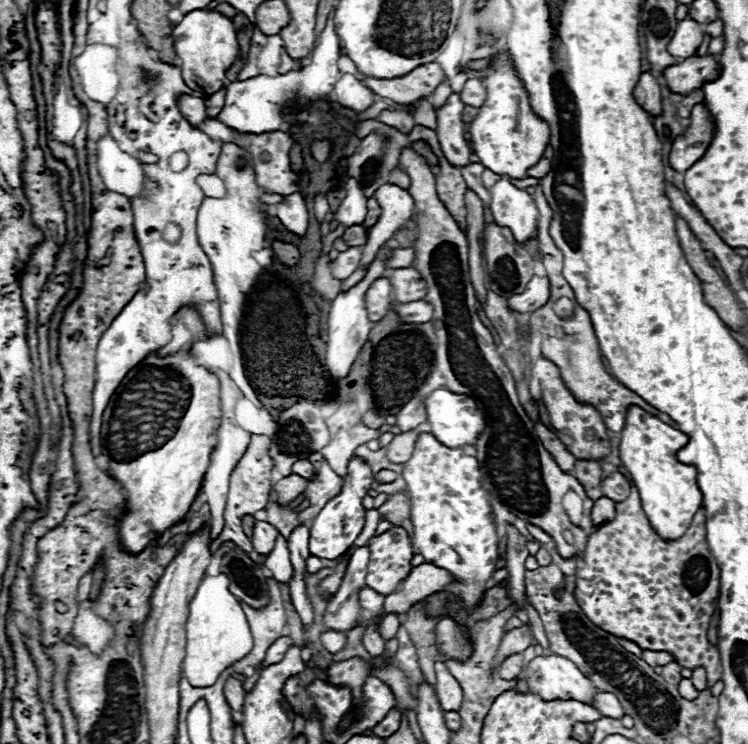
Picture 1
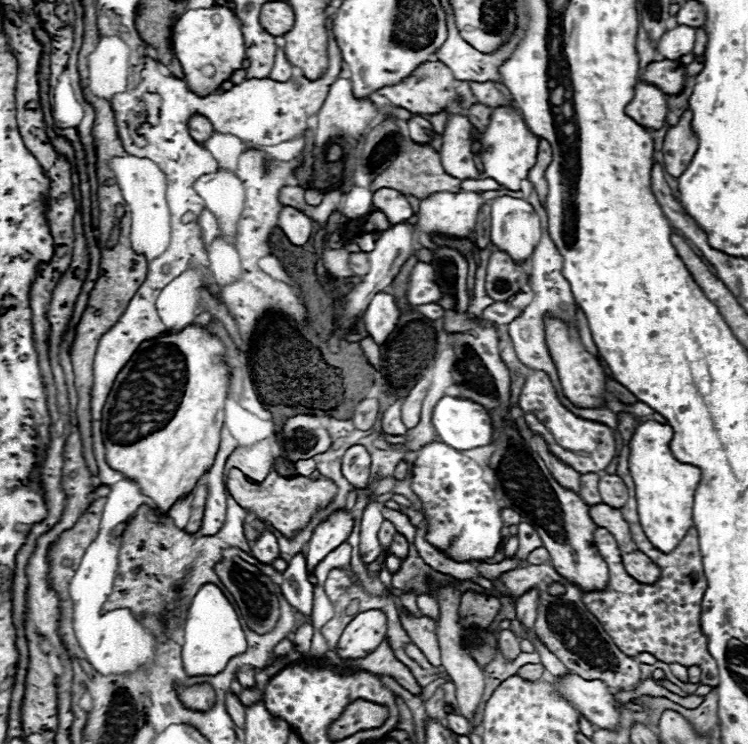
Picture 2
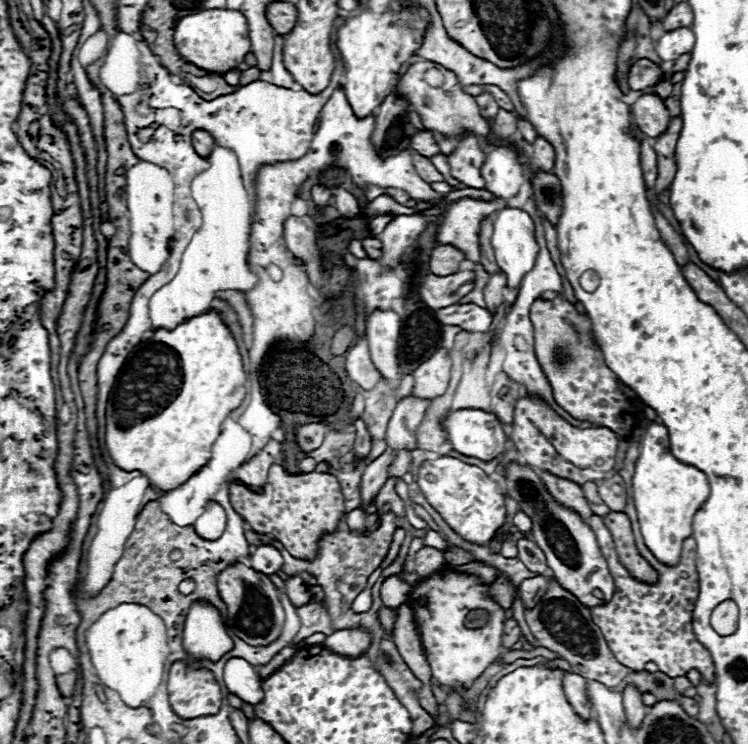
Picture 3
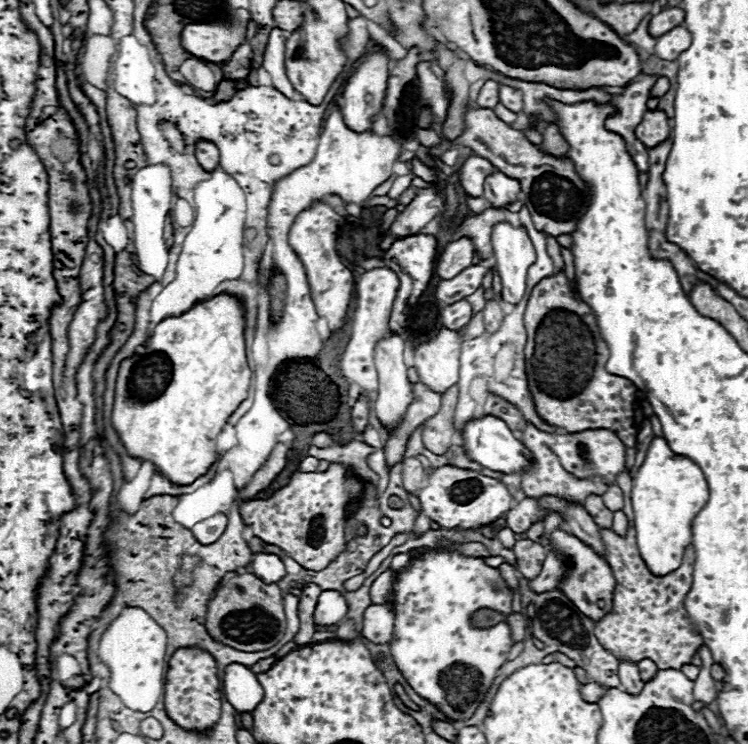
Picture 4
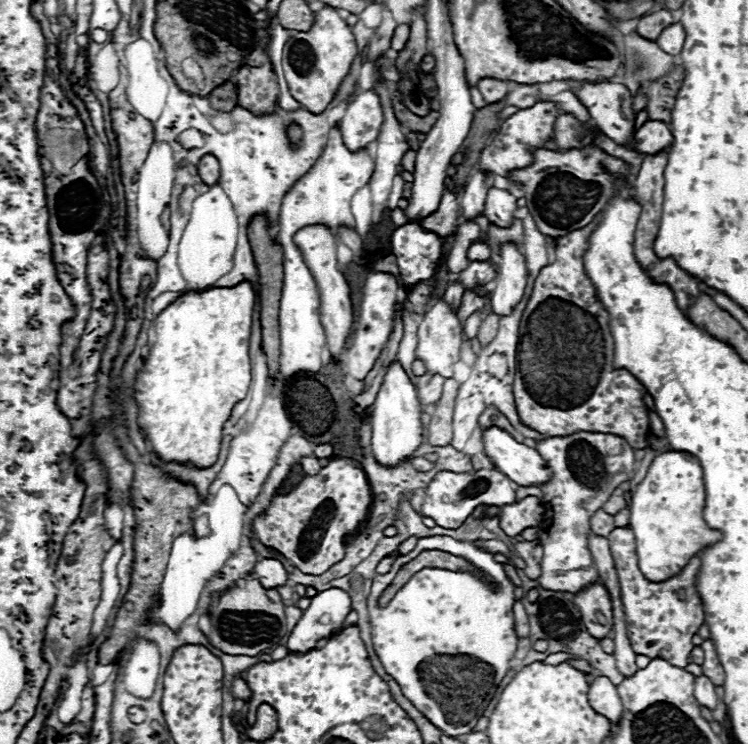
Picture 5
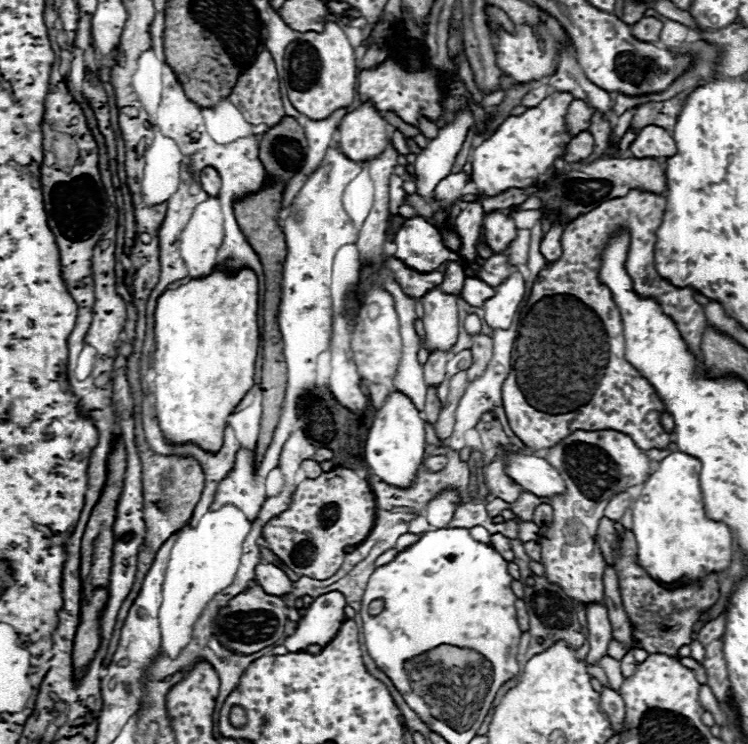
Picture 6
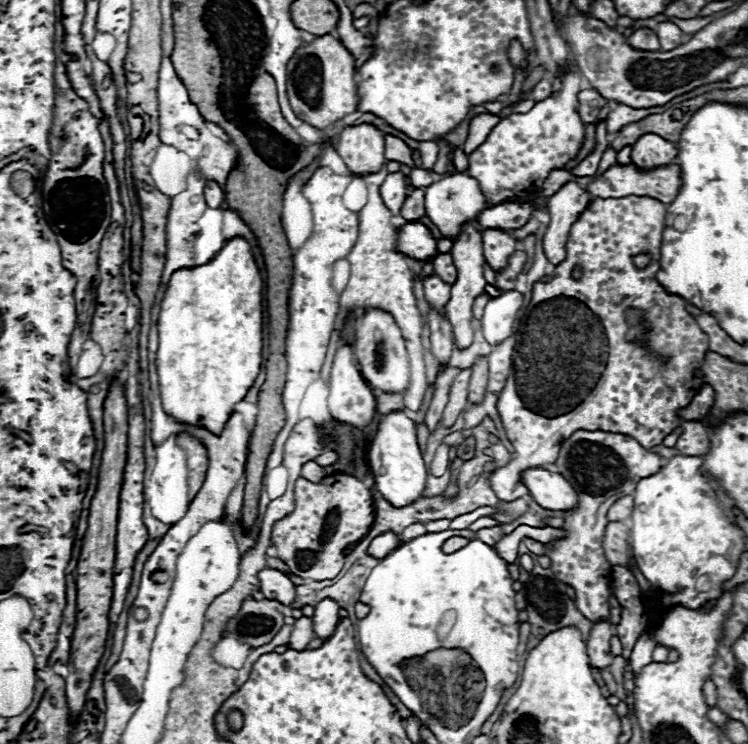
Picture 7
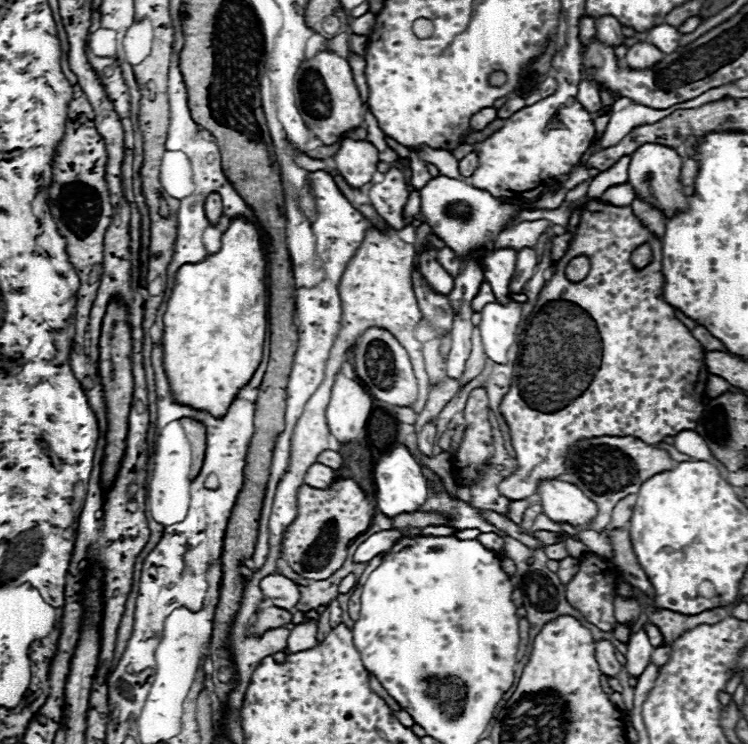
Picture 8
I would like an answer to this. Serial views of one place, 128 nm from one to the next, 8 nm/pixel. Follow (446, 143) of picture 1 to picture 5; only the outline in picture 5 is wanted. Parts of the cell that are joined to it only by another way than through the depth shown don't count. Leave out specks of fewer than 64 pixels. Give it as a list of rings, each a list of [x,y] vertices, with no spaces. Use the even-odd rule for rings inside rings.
[[[476,170],[462,192],[462,200],[460,200],[460,208],[462,208],[462,216],[466,220],[472,220],[474,216],[484,212],[484,202],[486,202],[486,194],[490,186],[496,186],[505,189],[510,185],[508,178],[484,170]]]

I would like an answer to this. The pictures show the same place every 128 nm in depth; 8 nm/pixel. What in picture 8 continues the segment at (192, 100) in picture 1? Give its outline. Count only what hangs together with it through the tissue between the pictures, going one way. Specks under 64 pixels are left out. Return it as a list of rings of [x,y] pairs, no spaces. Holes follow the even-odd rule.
[[[218,192],[208,194],[206,198],[206,216],[212,224],[218,224],[218,220],[222,218],[222,198]]]

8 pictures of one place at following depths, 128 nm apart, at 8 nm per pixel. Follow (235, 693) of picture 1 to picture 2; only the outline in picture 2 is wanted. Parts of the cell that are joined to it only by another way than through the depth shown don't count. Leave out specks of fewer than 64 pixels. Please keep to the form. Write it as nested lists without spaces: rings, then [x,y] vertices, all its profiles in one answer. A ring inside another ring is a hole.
[[[230,690],[226,692],[226,710],[228,710],[228,714],[230,714],[230,718],[234,720],[234,724],[238,726],[238,728],[242,728],[244,726],[244,710],[246,710],[246,706],[240,702],[240,698],[236,696],[236,694],[232,694]]]

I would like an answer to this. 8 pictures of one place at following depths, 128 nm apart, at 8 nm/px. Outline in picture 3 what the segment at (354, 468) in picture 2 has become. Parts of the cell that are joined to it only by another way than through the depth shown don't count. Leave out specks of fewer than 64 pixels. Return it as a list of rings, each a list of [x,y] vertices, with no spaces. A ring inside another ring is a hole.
[[[356,420],[356,442],[354,442],[354,456],[360,458],[360,460],[366,460],[368,454],[370,454],[370,448],[372,448],[372,438],[364,426],[362,420]]]

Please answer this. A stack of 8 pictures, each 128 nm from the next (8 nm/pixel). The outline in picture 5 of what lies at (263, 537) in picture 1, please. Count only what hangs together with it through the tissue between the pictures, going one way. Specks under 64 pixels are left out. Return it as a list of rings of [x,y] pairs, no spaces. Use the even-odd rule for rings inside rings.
[[[262,558],[256,562],[252,576],[258,578],[262,582],[262,586],[284,586],[288,580],[288,572],[284,570],[284,566],[280,564],[280,560],[274,558]]]

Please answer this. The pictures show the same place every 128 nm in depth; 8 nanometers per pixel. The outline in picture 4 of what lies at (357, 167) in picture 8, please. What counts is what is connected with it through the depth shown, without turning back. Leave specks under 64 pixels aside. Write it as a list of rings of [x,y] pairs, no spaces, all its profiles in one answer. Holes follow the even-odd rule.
[[[374,42],[374,46],[366,52],[364,62],[360,62],[354,68],[354,74],[348,78],[348,84],[346,84],[346,90],[344,90],[342,116],[344,116],[346,126],[350,126],[350,130],[354,130],[354,132],[372,130],[372,124],[382,110],[382,102],[384,102],[384,94],[386,94],[388,64],[390,64],[390,56],[382,50],[380,44]]]

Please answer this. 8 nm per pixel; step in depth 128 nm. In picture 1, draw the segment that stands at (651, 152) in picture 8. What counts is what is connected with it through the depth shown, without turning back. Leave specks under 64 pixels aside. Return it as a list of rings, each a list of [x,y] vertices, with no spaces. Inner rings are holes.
[[[642,72],[636,88],[634,88],[634,100],[650,114],[658,116],[662,112],[662,94],[660,84],[650,72]]]

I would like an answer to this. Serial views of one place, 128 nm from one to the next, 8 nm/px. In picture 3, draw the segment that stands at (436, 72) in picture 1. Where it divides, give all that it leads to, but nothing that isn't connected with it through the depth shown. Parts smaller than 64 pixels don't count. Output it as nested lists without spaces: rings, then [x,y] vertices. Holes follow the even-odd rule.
[[[416,62],[408,68],[408,72],[398,80],[394,92],[398,96],[404,96],[412,108],[418,112],[422,124],[432,130],[432,132],[440,132],[444,136],[458,136],[462,134],[464,130],[470,130],[478,136],[488,136],[490,130],[492,130],[492,122],[484,120],[480,114],[478,114],[478,104],[472,96],[468,96],[464,90],[462,90],[462,84],[458,82],[458,78],[454,74],[450,74],[450,70],[446,70],[444,66],[438,66],[436,62]],[[430,68],[438,68],[442,74],[444,74],[444,86],[440,88],[430,88],[426,82],[424,82],[424,72],[430,70]]]

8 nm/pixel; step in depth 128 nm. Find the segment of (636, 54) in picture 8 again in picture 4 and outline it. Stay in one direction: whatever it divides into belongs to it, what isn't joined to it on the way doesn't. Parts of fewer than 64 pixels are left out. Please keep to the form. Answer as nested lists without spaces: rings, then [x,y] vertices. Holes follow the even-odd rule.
[[[666,8],[660,14],[652,16],[650,20],[650,34],[666,34],[666,30],[672,30],[674,26],[680,26],[684,22],[684,10],[682,8]]]

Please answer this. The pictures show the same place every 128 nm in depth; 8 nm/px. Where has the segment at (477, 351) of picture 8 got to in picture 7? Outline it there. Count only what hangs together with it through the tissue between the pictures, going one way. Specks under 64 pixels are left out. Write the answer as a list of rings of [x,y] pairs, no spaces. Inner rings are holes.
[[[470,368],[462,370],[456,378],[454,384],[450,388],[450,398],[448,404],[444,408],[444,416],[442,416],[442,426],[452,426],[456,422],[456,418],[460,416],[460,412],[464,410],[464,406],[468,404],[468,382],[470,382]]]

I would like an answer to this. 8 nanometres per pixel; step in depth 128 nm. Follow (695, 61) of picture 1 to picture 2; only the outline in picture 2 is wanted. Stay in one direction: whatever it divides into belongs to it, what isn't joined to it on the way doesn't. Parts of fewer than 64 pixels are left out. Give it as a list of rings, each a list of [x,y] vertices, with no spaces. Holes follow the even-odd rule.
[[[678,60],[652,62],[646,70],[640,72],[640,80],[658,86],[668,96],[676,96],[686,86],[686,66]]]

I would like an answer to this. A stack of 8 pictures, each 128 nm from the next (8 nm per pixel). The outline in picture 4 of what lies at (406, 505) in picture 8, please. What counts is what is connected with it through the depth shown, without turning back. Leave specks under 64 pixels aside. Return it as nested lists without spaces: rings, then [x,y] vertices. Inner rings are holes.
[[[388,334],[382,338],[382,342],[378,342],[378,346],[374,348],[374,364],[378,372],[378,400],[374,404],[374,410],[380,422],[388,426],[388,430],[392,430],[396,424],[400,424],[408,404],[412,402],[412,384],[408,382],[408,376],[406,376],[404,342],[400,334]]]

